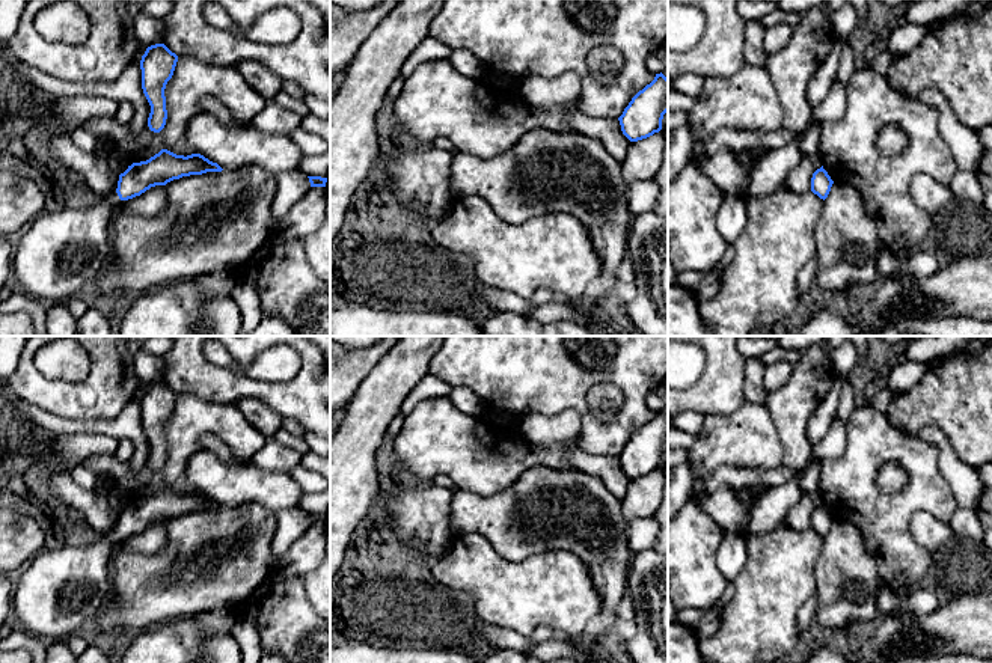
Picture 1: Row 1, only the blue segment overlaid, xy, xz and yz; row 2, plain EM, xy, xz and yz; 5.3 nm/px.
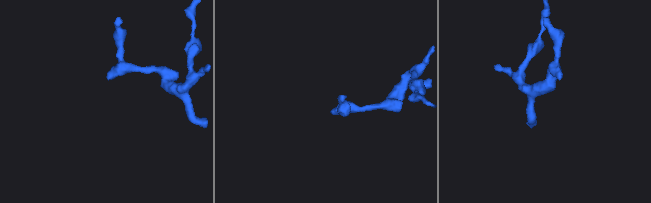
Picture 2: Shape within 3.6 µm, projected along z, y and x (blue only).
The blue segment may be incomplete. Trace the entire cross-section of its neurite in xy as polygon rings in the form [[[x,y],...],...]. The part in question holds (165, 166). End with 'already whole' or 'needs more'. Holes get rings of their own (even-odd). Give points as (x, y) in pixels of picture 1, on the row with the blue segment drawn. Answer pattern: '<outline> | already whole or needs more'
[[[167,149],[146,161],[133,163],[119,175],[115,194],[98,199],[84,209],[51,206],[36,217],[12,255],[12,276],[30,297],[42,303],[66,303],[80,291],[87,291],[95,277],[106,268],[109,255],[109,218],[122,200],[140,196],[155,185],[166,185],[173,179],[223,169],[201,154],[176,155]]] | needs more

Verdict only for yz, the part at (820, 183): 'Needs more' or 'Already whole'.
Already whole

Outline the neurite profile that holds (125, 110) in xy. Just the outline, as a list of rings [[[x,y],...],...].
[[[128,101],[119,102],[118,104],[118,112],[115,115],[115,119],[122,124],[127,125],[131,122],[134,116],[134,105]]]

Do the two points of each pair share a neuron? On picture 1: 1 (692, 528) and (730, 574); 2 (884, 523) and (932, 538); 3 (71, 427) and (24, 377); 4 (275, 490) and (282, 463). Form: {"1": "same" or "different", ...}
{"1": "different", "2": "different", "3": "different", "4": "different"}

